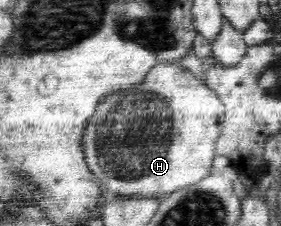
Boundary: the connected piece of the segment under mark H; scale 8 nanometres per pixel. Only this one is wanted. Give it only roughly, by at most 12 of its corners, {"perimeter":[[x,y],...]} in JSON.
{"perimeter":[[180,62],[101,98],[81,151],[110,197],[207,177],[225,106]]}

